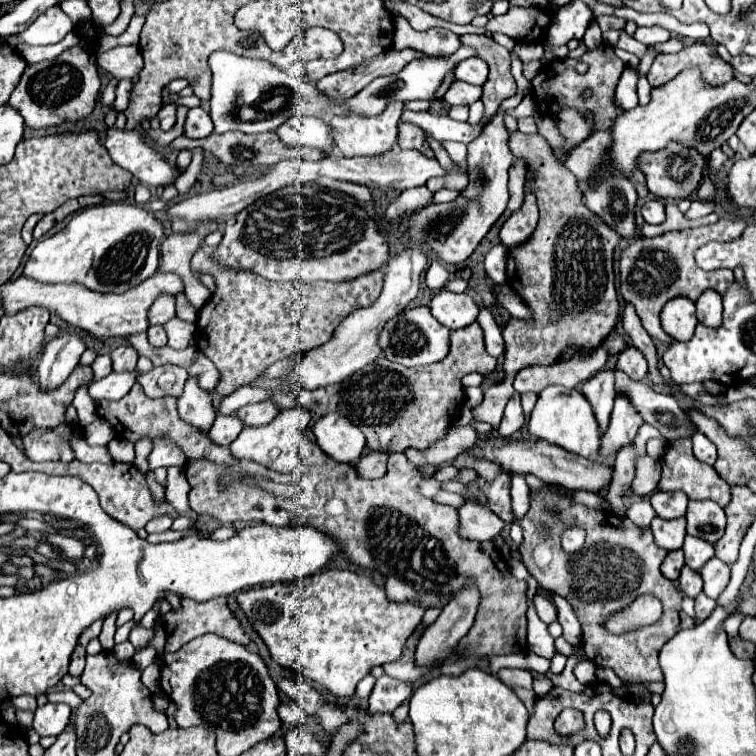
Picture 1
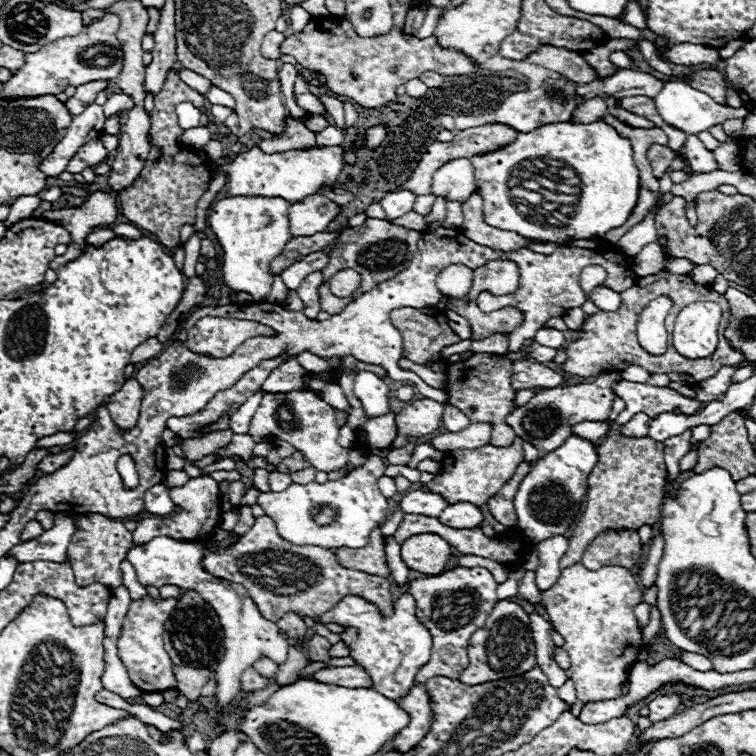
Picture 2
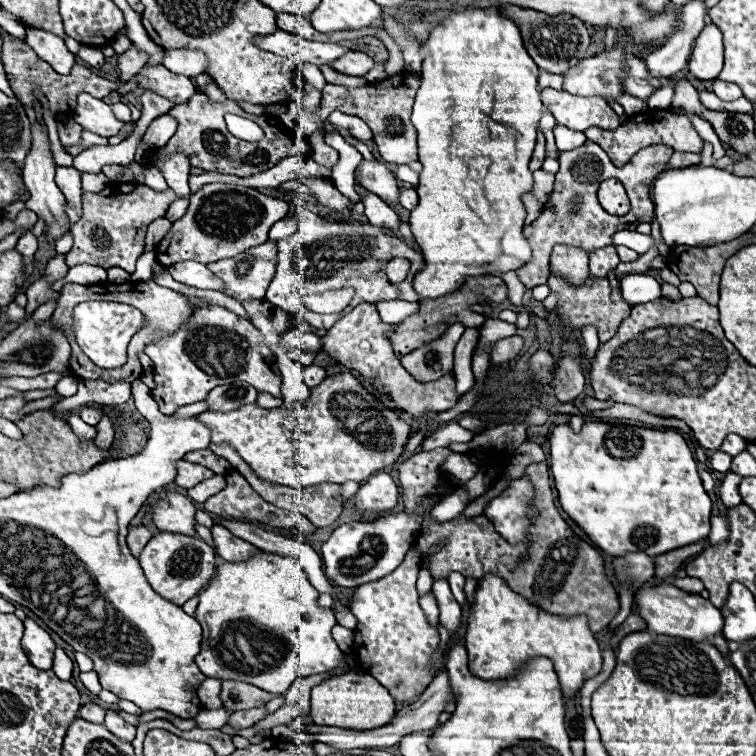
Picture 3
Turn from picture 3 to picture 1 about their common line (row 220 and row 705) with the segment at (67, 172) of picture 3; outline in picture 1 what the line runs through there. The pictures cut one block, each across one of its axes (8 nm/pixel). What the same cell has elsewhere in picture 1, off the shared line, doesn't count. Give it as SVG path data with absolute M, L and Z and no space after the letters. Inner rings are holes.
M64 690L64 692L50 692L48 694L48 701L52 703L68 704L70 708L76 708L82 700L72 692L72 690Z

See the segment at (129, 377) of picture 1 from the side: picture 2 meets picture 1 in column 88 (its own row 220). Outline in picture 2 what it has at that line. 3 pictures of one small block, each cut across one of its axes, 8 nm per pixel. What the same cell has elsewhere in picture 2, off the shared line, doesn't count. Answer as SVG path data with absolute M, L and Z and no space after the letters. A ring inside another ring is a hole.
M396 192L396 194L386 194L386 198L380 200L380 206L386 212L386 220L392 222L400 216L404 216L406 212L412 210L414 206L414 194L412 192Z

